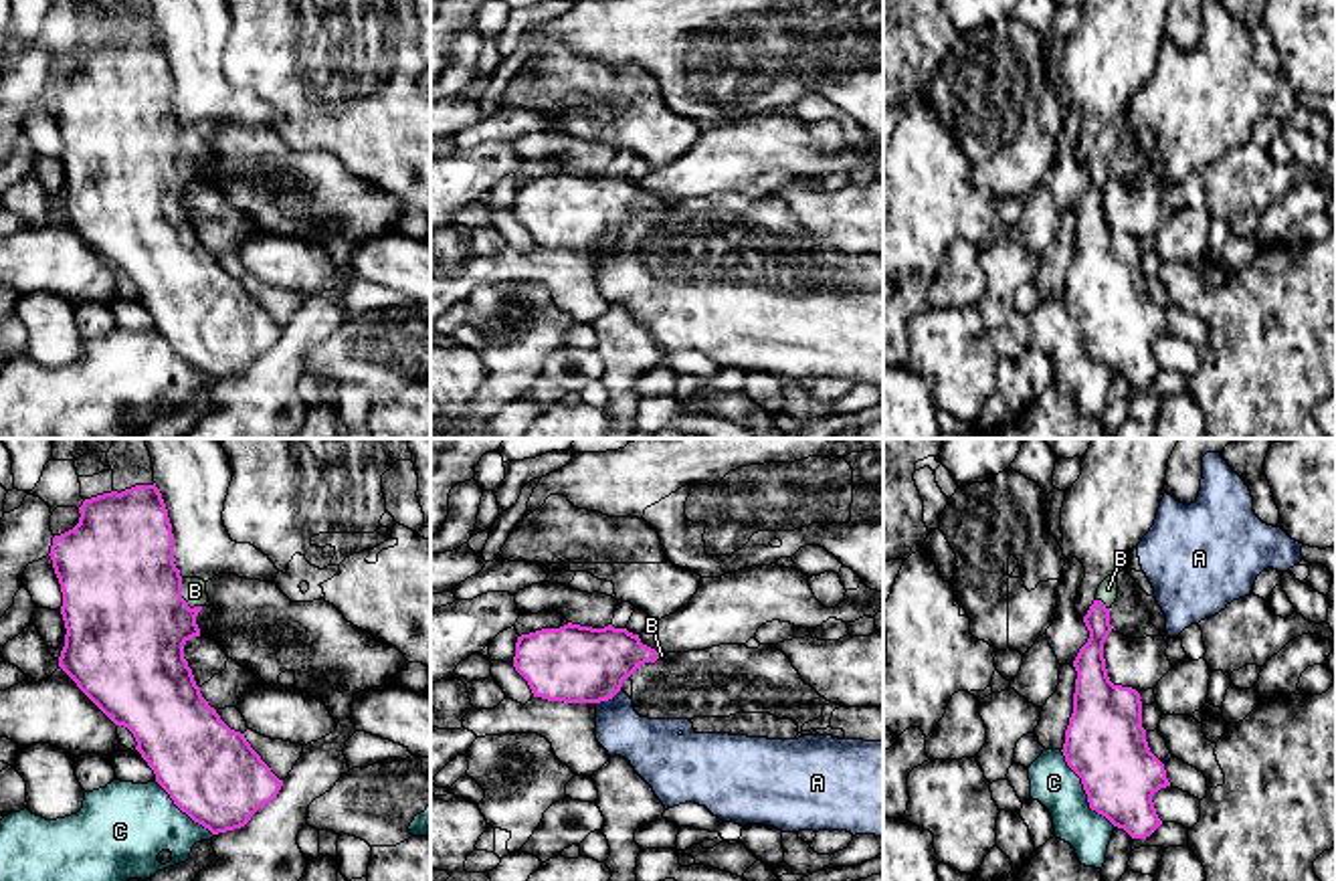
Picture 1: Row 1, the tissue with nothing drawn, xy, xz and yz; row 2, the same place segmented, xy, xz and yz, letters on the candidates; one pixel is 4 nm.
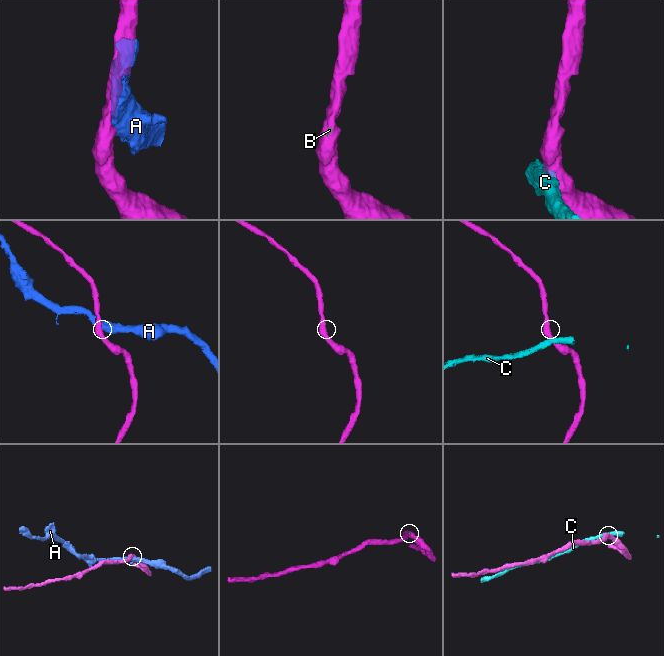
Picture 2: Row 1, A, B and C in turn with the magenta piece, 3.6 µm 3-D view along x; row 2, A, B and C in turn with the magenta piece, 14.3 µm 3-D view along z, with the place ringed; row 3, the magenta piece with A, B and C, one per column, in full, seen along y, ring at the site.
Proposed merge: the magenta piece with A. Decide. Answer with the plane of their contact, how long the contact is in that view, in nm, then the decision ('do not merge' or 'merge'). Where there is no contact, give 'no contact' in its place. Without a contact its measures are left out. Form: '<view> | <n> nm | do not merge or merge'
xz | 110 nm | do not merge

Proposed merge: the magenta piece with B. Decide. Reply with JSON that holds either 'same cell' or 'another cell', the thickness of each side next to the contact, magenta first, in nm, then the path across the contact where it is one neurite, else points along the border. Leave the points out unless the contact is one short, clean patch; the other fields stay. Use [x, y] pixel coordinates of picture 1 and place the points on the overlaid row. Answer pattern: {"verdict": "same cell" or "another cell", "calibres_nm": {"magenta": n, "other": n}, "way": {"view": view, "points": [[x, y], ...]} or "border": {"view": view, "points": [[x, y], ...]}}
{"verdict": "same cell", "calibres_nm": {"magenta": 480, "other": 100}, "way": {"view": "xy", "points": [[126, 621], [148, 609], [182, 599], [195, 591]]}}

